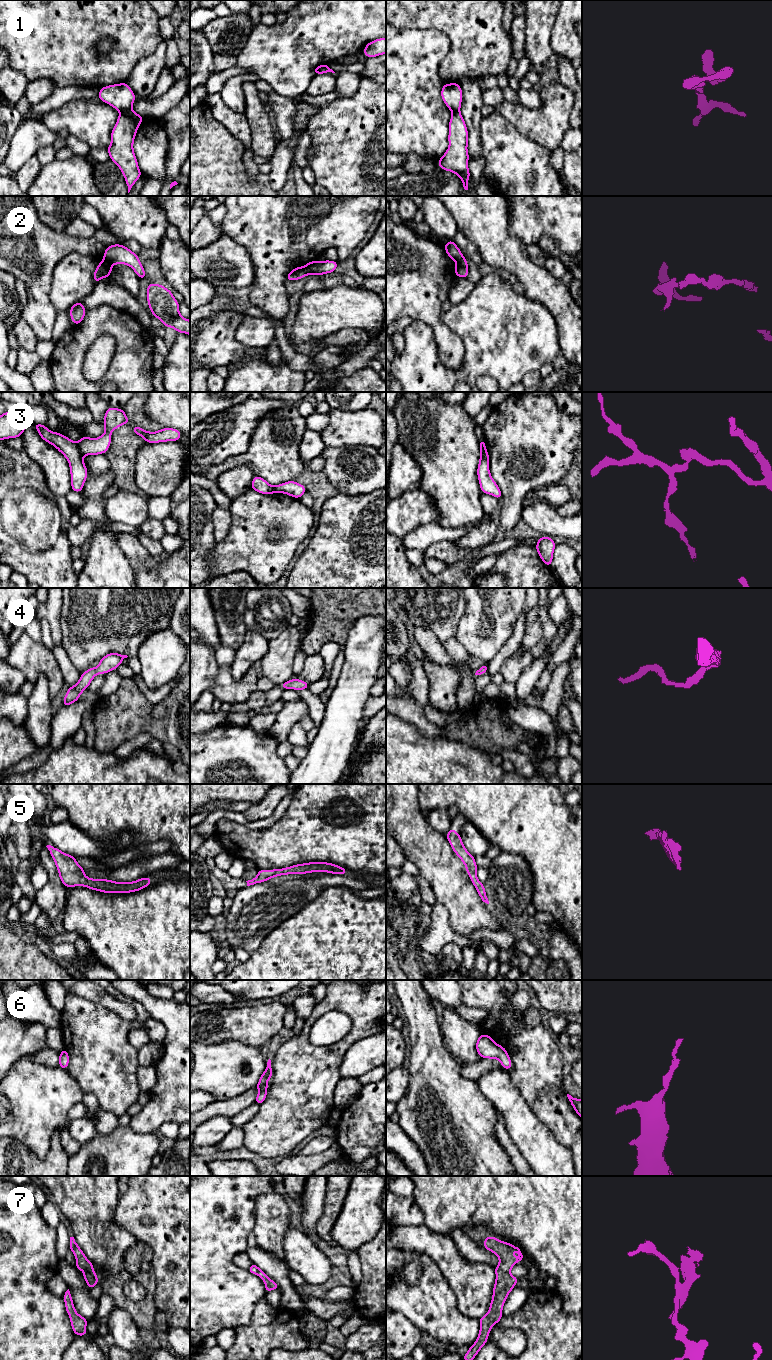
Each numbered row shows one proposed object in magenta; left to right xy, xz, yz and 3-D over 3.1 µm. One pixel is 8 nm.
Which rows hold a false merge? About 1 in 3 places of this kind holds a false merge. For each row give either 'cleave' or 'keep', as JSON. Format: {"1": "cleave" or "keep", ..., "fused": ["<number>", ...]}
{"1": "cleave", "2": "cleave", "3": "cleave", "4": "keep", "5": "keep", "6": "keep", "7": "keep", "fused": ["1", "2", "3"]}

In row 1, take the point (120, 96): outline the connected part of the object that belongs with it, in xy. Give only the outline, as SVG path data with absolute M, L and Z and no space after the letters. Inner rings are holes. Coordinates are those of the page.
M125 82L100 88L98 98L121 112L132 109L136 96Z

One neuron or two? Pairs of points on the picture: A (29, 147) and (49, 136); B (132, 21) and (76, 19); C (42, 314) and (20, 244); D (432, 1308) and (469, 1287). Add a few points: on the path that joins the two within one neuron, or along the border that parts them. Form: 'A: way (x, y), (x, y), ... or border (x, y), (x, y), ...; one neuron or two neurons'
A: way (34, 142), (39, 137), (44, 136); one neuron
B: way (118, 19), (90, 19); one neuron
C: way (38, 297), (38, 278), (32, 261); one neuron
D: border (442, 1275), (455, 1295), (457, 1308), (466, 1316); two neurons

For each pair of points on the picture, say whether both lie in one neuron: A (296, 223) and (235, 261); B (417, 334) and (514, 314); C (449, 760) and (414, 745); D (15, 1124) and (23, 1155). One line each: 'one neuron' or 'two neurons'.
A: two neurons
B: one neuron
C: one neuron
D: two neurons

